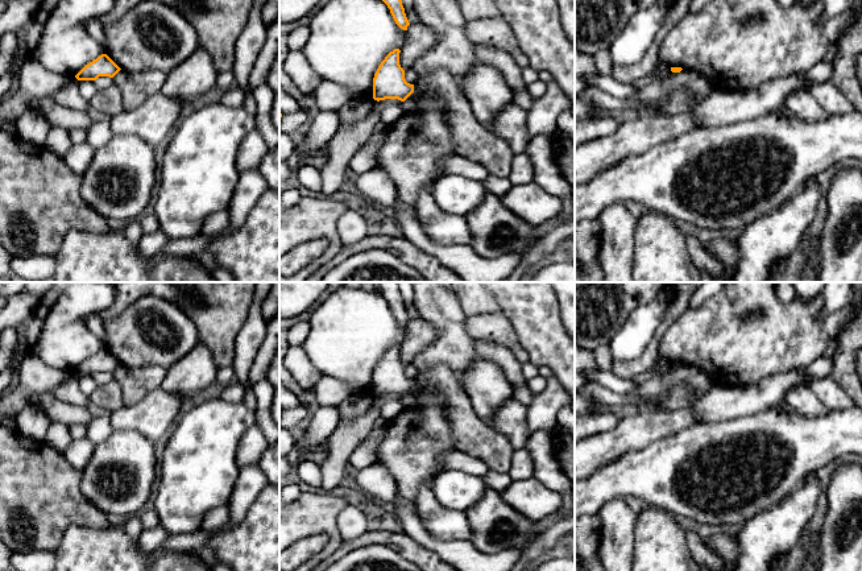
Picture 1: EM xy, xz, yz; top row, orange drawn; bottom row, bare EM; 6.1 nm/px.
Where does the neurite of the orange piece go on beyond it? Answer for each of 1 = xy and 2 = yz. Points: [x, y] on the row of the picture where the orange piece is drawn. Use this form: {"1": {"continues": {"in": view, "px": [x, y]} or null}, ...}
{"1": {"continues": null}, "2": {"continues": null}}

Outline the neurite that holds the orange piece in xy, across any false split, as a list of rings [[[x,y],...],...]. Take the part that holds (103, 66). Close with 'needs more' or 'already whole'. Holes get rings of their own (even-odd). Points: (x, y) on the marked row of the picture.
[[[101,54],[86,65],[75,78],[78,80],[96,80],[99,76],[113,78],[121,69],[107,55]]]; already whole

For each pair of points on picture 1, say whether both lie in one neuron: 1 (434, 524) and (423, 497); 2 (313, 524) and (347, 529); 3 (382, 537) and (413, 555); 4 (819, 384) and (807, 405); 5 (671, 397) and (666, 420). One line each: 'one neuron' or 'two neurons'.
1: one neuron
2: two neurons
3: one neuron
4: two neurons
5: two neurons

